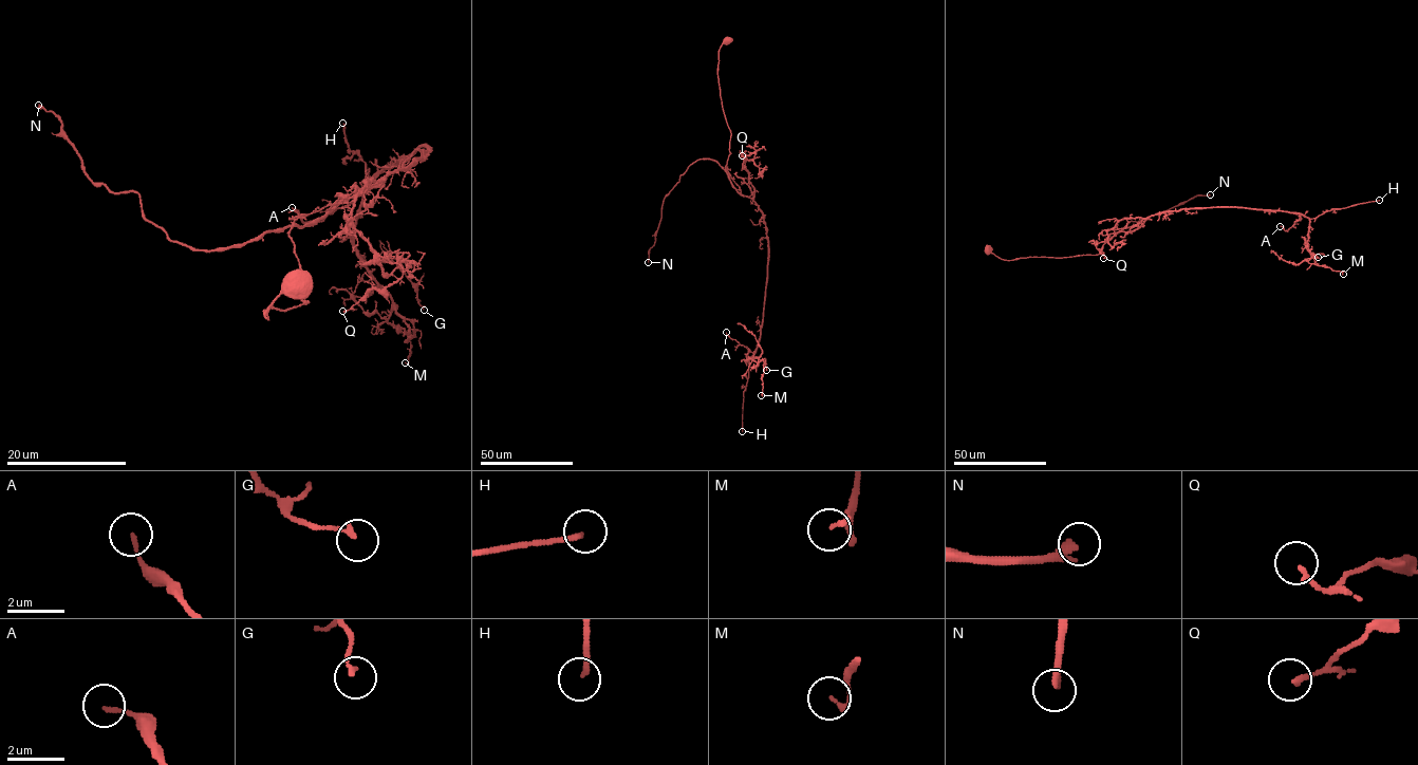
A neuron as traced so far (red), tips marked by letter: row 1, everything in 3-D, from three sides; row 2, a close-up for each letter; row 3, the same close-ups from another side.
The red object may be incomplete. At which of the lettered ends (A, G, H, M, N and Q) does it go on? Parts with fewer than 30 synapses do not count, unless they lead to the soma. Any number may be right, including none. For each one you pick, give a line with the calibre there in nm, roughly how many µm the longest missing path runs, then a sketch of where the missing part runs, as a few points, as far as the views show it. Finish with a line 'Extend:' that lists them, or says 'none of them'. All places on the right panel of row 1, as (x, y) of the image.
H: 180 nm | 60 µm
Extend: H

